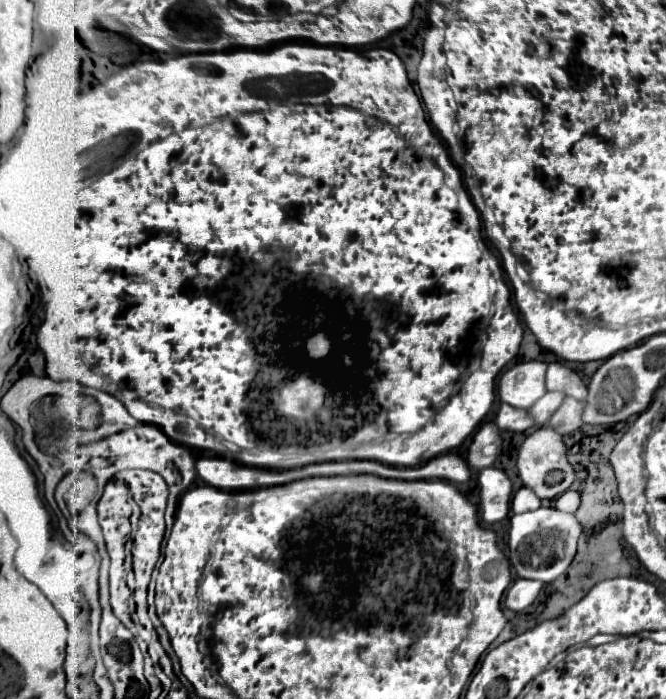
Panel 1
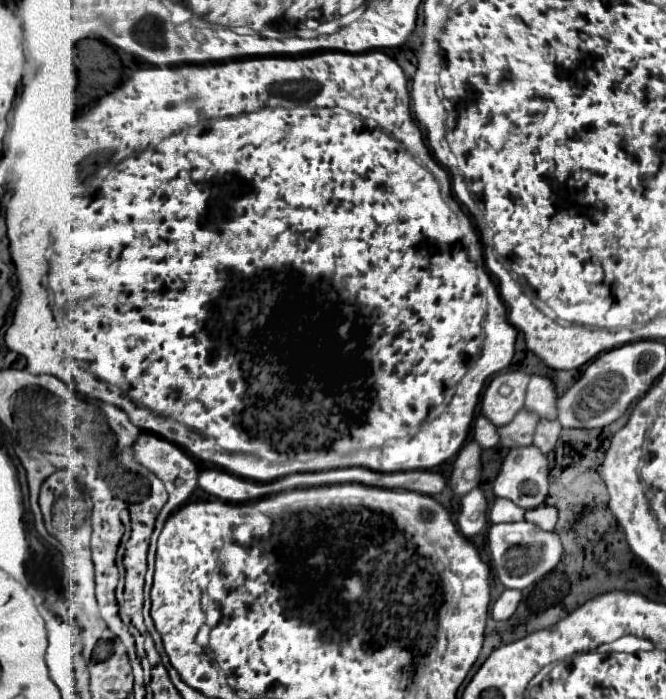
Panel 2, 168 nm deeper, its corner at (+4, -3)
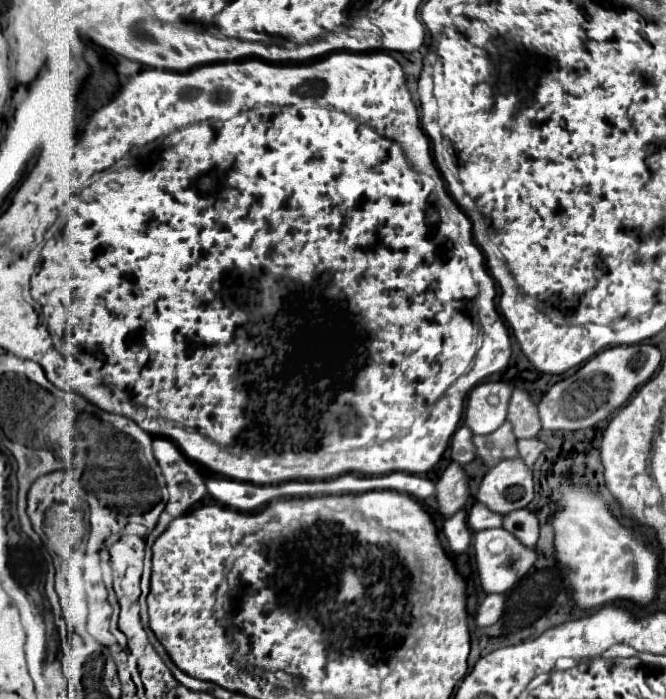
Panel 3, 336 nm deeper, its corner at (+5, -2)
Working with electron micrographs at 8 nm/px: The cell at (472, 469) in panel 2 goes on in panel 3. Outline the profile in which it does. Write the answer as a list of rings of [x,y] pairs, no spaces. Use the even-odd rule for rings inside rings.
[[[448,465],[436,481],[436,503],[442,517],[452,517],[470,499],[468,477],[460,465]]]

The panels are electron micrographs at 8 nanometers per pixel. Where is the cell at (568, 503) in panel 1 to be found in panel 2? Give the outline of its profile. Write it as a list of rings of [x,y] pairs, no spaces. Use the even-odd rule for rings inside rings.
[[[539,506],[535,510],[527,510],[525,520],[541,526],[543,530],[553,530],[557,524],[557,508],[555,506]]]

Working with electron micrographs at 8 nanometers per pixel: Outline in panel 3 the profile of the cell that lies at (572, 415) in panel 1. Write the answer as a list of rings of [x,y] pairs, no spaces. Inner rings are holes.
[[[538,439],[518,441],[518,457],[526,463],[526,467],[532,467],[542,451],[544,451],[544,443]]]

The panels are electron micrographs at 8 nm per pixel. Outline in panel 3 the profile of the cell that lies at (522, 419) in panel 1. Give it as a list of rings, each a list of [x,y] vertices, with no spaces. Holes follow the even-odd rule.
[[[462,425],[450,439],[450,459],[458,465],[466,465],[474,457],[476,455],[472,453],[472,433],[468,433],[468,429]]]

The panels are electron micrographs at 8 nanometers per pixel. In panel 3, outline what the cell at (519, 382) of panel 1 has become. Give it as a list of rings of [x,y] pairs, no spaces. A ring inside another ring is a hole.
[[[488,381],[476,385],[466,401],[464,425],[472,435],[488,435],[506,421],[508,397],[514,387],[504,381]]]

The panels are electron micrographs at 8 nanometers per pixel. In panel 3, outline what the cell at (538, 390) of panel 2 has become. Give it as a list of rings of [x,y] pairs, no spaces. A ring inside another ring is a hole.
[[[514,389],[508,405],[508,421],[512,423],[512,433],[516,435],[516,439],[530,439],[540,431],[536,405],[530,401],[524,389]]]

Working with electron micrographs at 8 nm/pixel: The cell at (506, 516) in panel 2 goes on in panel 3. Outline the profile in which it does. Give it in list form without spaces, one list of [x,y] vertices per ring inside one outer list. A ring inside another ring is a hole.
[[[474,503],[474,505],[470,507],[470,511],[468,511],[466,523],[468,523],[468,527],[476,533],[476,531],[482,531],[482,529],[500,527],[500,525],[502,525],[502,517],[500,517],[498,513],[488,513],[488,509],[484,509],[484,505]]]

